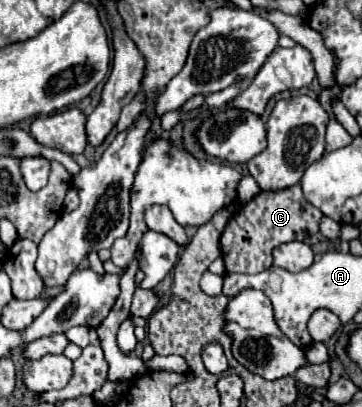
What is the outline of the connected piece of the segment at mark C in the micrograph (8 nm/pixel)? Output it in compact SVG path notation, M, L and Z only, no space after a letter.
M298 184L276 190L260 192L250 202L242 204L226 224L220 236L220 250L226 264L226 272L258 274L272 266L272 250L284 242L308 240L318 232L318 224L324 214L316 210L310 202L304 202L302 190Z

